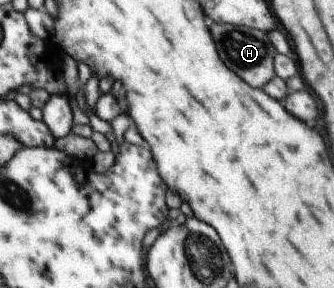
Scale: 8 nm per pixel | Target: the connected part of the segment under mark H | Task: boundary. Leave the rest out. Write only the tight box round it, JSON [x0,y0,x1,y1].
[205,17,275,89]

